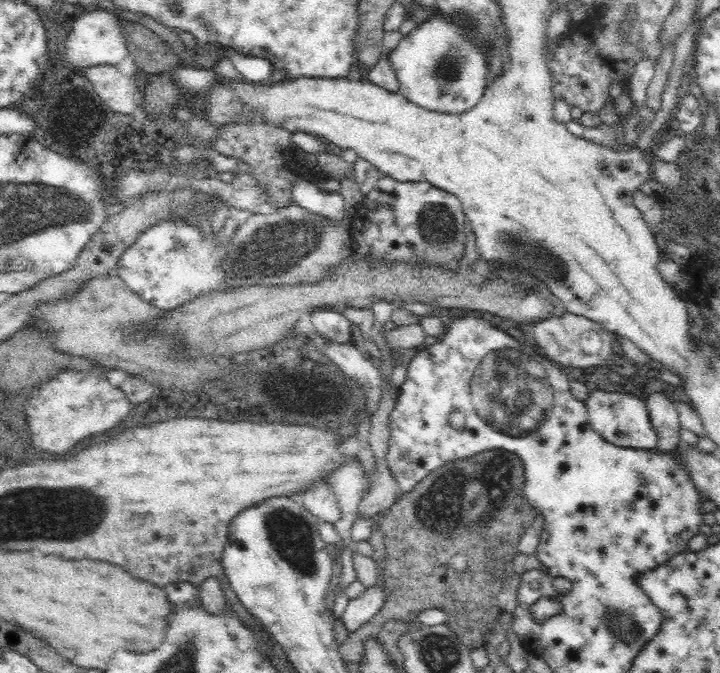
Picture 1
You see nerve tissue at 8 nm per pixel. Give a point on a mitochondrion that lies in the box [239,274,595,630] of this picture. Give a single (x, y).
(516, 400)

